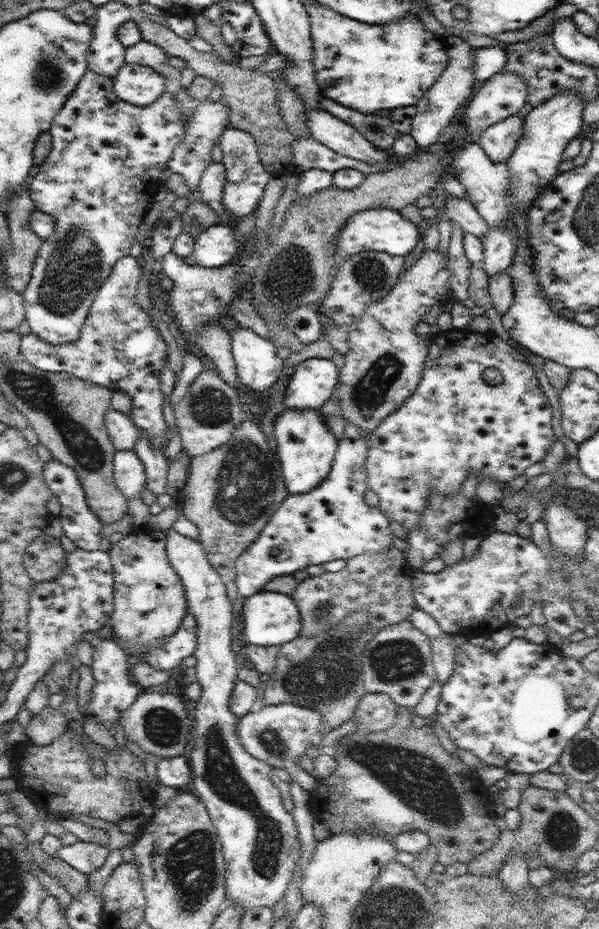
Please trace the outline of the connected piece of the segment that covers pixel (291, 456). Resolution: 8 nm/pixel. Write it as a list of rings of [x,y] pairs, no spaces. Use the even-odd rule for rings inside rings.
[[[288,409],[276,420],[275,436],[286,489],[290,493],[306,493],[322,483],[332,468],[338,441],[330,431],[320,409]]]

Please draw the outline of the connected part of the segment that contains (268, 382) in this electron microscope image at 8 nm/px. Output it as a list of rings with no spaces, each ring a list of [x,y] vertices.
[[[244,326],[232,330],[230,336],[237,378],[252,394],[267,398],[268,390],[278,380],[285,363],[278,358],[277,347]]]

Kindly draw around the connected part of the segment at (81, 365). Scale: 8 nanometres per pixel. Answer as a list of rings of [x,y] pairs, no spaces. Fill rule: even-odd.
[[[126,256],[116,262],[109,278],[105,280],[101,290],[97,293],[89,309],[88,316],[82,329],[80,337],[76,341],[68,341],[60,345],[52,345],[44,339],[40,339],[36,333],[29,333],[21,336],[20,350],[22,357],[27,362],[42,371],[64,372],[73,375],[76,379],[94,382],[113,392],[126,392],[132,398],[132,422],[138,429],[142,428],[144,434],[150,438],[152,446],[166,452],[166,422],[162,415],[164,406],[164,392],[160,389],[160,373],[168,363],[168,350],[166,341],[156,327],[156,322],[142,310],[138,304],[136,295],[138,282],[142,276],[145,265],[137,258]]]

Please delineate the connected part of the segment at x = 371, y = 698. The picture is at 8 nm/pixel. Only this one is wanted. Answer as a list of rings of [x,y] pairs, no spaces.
[[[384,692],[366,693],[355,710],[358,731],[384,731],[395,724],[398,706]]]

